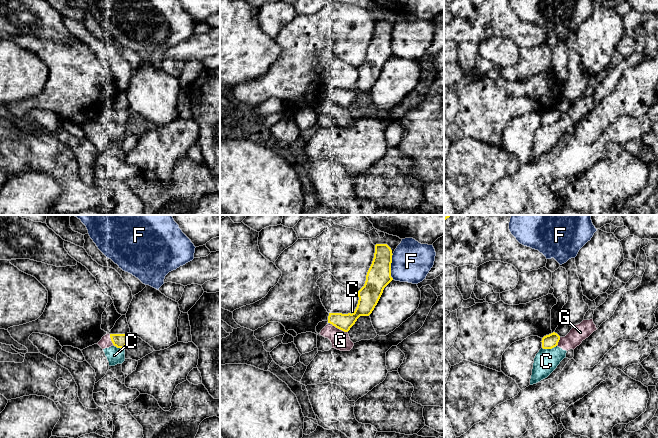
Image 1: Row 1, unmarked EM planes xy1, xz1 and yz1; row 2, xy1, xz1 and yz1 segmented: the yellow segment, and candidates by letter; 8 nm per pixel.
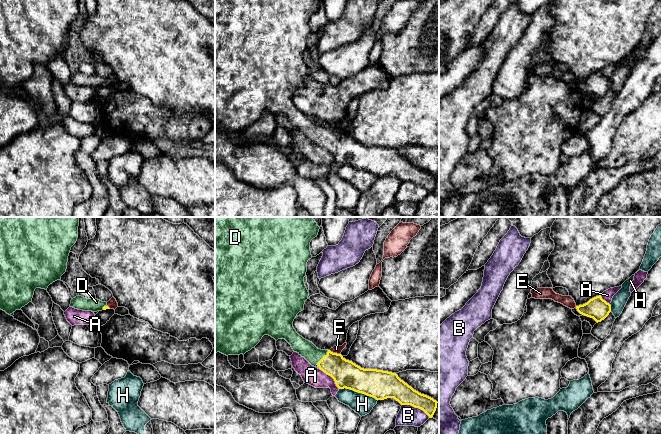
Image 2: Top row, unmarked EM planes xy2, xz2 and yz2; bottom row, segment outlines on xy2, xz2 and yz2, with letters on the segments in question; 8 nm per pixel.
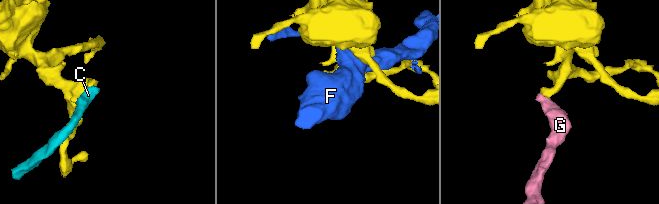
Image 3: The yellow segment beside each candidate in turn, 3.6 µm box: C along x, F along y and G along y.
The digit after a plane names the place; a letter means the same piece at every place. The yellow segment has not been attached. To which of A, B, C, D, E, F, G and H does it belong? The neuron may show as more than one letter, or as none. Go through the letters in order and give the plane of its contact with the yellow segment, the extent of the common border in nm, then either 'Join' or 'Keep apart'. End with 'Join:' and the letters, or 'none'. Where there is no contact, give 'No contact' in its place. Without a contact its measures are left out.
A: Touches yellow in xz2. Shared border 240 nm. Keep apart
B: Touches yellow in xz2. Shared border 240 nm. Keep apart
C: Touches yellow in yz1. Shared border 120 nm. Keep apart
D: Touches yellow in xz2. Shared border 170 nm. Join
E: Touches yellow in xz2. Shared border 100 nm. Keep apart
F: Touches yellow in xz1. Shared border 200 nm. Keep apart
G: Touches yellow in xz1. Shared border 160 nm. Keep apart
H: Touches yellow in xz2. Shared border 320 nm. Keep apart
Join: D

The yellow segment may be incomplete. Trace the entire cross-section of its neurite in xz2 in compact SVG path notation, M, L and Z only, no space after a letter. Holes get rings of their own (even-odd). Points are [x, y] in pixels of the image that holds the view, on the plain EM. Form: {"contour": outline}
{"contour": "M215 0L215 129L220 128L226 132L244 131L254 124L264 111L269 111L276 117L285 115L294 128L331 152L339 165L350 165L376 176L394 174L401 181L419 184L432 194L438 178L414 166L396 149L361 144L341 130L318 125L294 105L293 97L297 90L304 86L309 72L304 53L307 38L312 34L310 18L317 13L319 5L317 0Z"}

